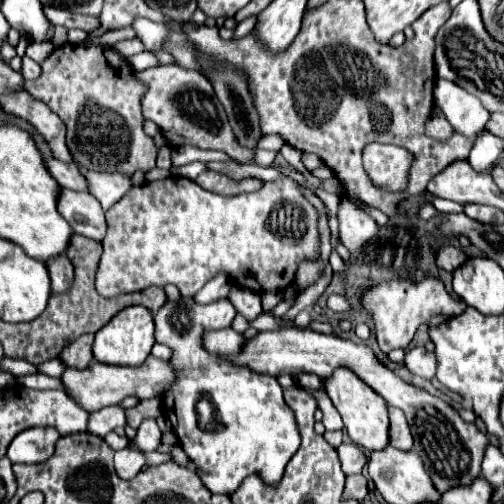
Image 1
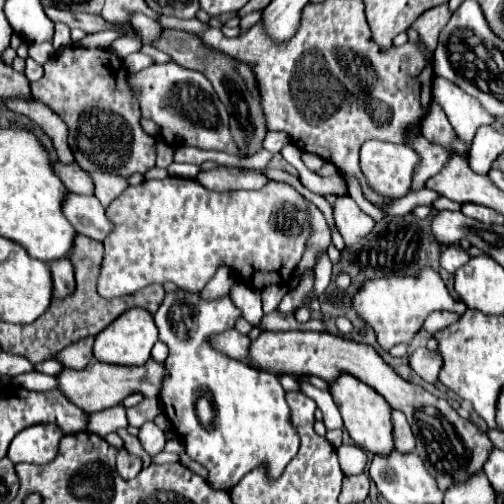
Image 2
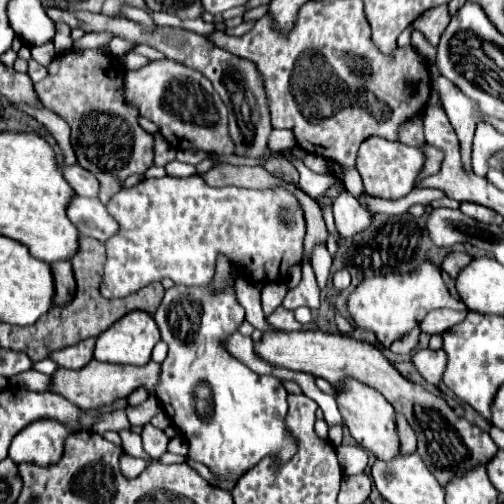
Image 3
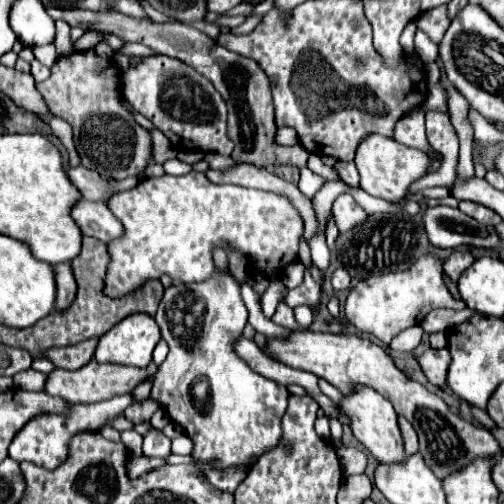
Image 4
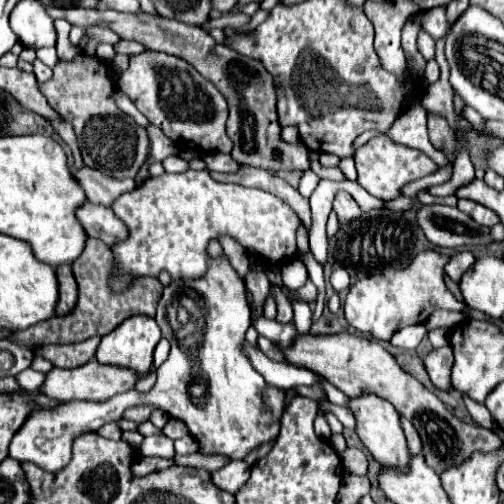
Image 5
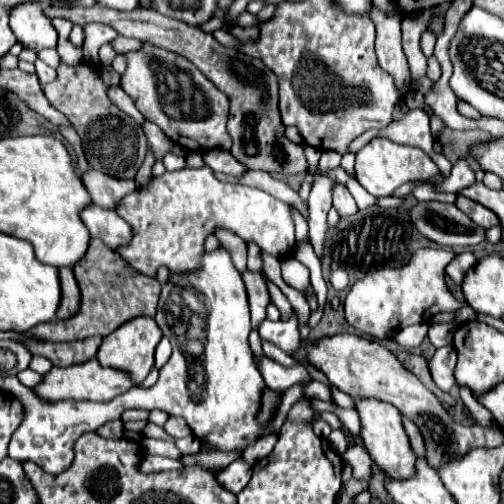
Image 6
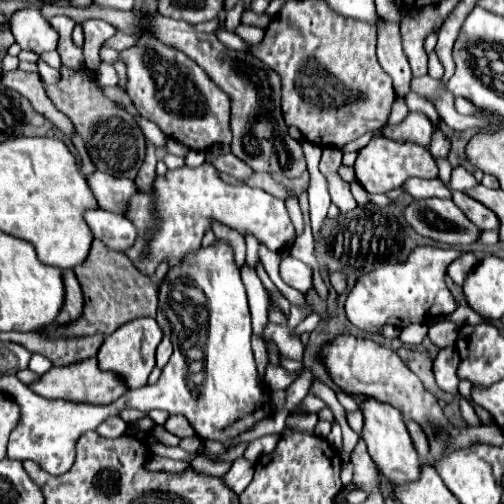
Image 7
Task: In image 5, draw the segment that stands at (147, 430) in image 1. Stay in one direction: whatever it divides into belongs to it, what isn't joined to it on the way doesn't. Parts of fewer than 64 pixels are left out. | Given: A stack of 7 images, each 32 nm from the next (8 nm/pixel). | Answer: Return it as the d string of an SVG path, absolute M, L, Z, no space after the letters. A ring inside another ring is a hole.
M154 434L154 436L146 436L142 442L142 454L144 456L162 456L162 458L172 458L174 456L174 446L172 440L162 436L162 434Z

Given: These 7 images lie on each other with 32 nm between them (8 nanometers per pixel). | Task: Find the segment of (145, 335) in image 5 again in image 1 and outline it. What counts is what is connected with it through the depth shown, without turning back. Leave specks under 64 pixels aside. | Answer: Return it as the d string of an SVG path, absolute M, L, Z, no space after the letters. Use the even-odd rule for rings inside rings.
M140 304L120 310L104 328L96 332L94 358L104 364L116 366L136 366L142 364L154 346L154 322L152 312Z

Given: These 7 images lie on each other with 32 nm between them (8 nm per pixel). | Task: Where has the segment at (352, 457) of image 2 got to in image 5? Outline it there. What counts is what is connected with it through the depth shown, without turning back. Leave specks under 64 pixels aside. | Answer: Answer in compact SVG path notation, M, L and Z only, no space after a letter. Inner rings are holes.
M346 448L344 452L340 452L340 460L343 467L348 468L350 474L358 474L364 476L368 470L368 456L364 450L360 448Z

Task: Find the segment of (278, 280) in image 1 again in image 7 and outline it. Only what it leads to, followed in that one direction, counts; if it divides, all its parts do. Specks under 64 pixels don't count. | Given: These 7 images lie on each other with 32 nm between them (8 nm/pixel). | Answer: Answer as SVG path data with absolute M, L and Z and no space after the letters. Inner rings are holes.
M208 162L198 168L182 166L158 176L150 194L138 190L128 198L124 218L132 220L138 230L136 242L124 250L124 254L146 276L152 276L162 260L168 262L170 268L184 264L188 254L200 250L202 238L212 228L214 220L240 232L242 236L252 234L260 244L274 252L280 252L294 240L294 226L286 204L280 198L246 184L224 184L214 166Z

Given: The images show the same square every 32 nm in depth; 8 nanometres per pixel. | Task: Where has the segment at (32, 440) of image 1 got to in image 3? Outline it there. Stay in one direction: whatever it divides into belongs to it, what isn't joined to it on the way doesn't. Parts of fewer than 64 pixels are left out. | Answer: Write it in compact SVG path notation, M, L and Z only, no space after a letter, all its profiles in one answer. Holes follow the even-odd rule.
M38 420L38 424L30 424L12 440L12 460L16 464L30 462L38 466L54 464L60 458L62 442L70 432L60 428L56 420Z

